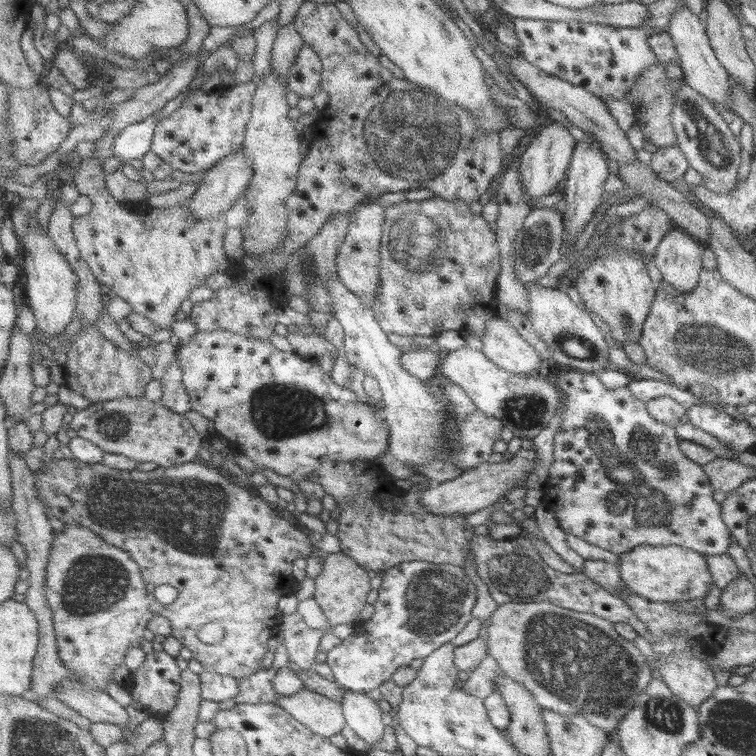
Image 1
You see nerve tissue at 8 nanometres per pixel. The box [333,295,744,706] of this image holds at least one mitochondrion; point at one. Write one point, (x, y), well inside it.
(638, 469)

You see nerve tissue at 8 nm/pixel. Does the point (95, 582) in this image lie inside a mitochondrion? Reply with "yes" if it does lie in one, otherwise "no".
yes

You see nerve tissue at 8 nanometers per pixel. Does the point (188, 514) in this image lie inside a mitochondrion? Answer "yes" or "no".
yes

